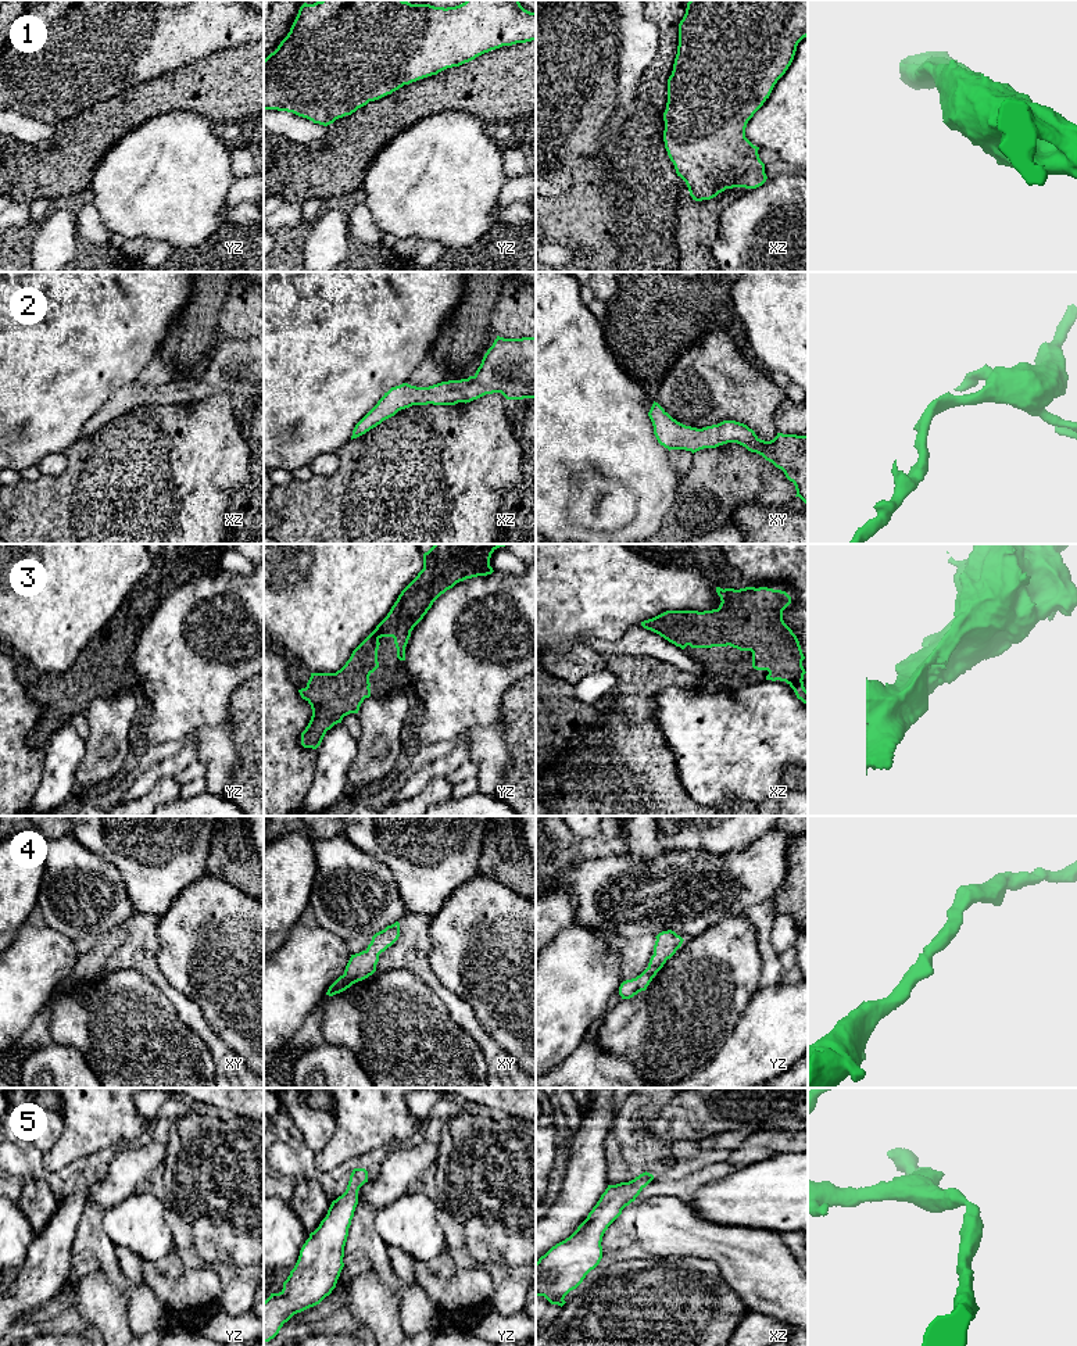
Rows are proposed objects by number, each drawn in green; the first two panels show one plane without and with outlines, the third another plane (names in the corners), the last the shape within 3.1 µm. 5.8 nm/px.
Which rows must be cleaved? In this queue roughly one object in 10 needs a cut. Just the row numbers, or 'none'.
none

